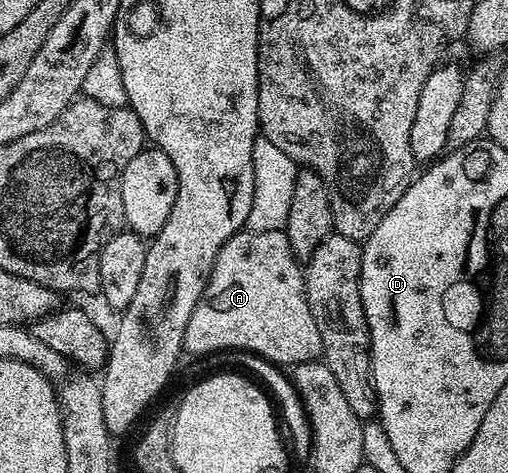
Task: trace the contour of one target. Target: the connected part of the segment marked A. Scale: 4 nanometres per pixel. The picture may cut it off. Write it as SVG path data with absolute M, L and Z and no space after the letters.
M245 228L226 240L214 260L204 295L190 316L190 324L186 324L183 349L192 354L212 354L215 350L252 350L248 352L284 368L297 366L299 362L314 362L323 355L322 336L318 332L318 324L314 324L304 291L304 272L301 263L292 255L290 240L283 230L256 232Z

